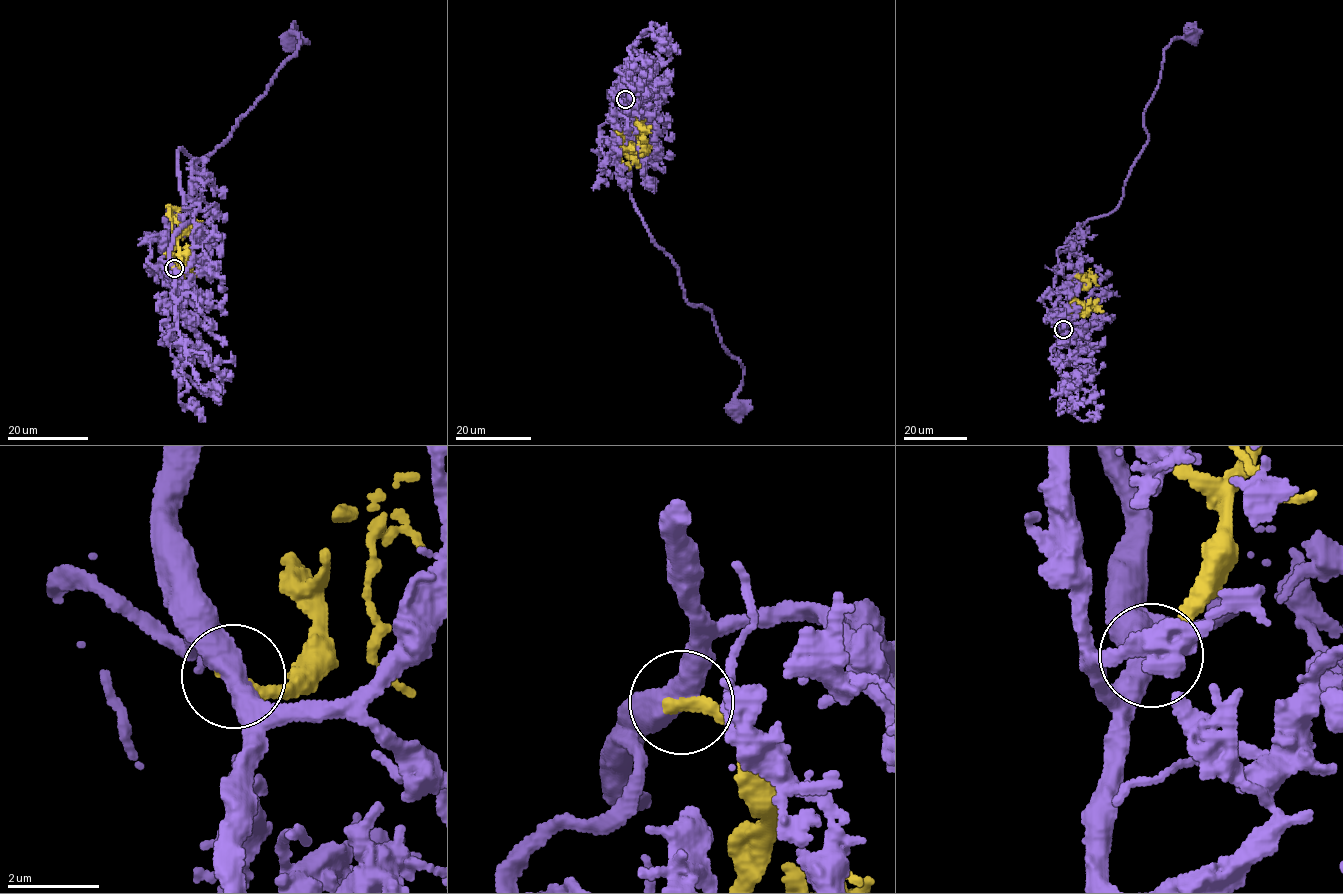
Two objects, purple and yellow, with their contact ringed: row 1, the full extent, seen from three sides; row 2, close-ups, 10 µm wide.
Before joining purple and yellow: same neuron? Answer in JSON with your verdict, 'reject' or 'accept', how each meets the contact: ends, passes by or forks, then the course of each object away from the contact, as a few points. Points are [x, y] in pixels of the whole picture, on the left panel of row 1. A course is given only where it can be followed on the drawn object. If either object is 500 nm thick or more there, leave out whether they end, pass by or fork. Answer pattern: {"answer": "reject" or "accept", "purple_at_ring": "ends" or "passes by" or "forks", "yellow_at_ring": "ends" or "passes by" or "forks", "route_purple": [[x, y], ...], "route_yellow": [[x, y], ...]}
{"answer": "accept", "route_purple": [[174, 268], [172, 236], [192, 220], [178, 150], [202, 160], [228, 138], [294, 55], [298, 35], [290, 42]], "route_yellow": [[174, 268], [182, 265], [168, 212], [173, 220], [181, 218], [187, 230], [182, 239]]}

